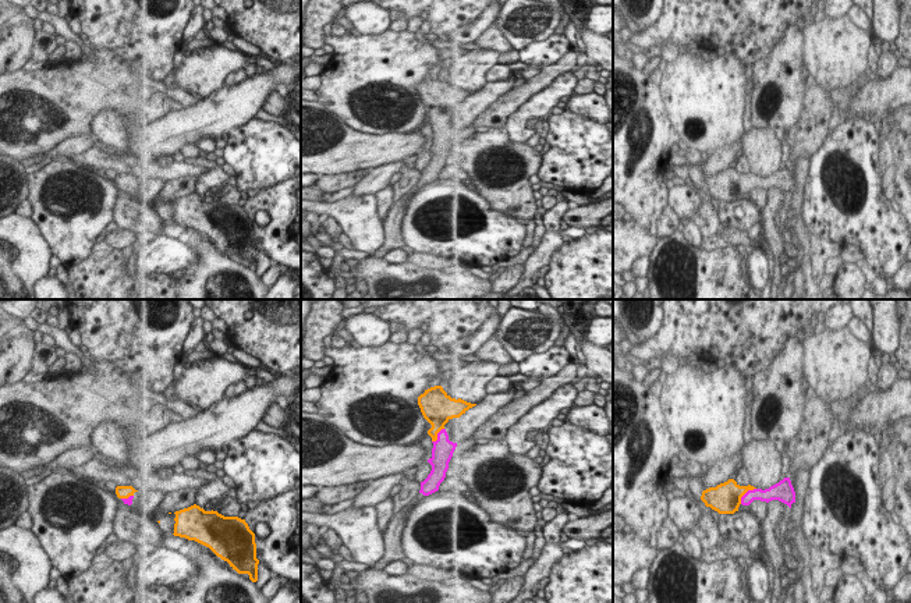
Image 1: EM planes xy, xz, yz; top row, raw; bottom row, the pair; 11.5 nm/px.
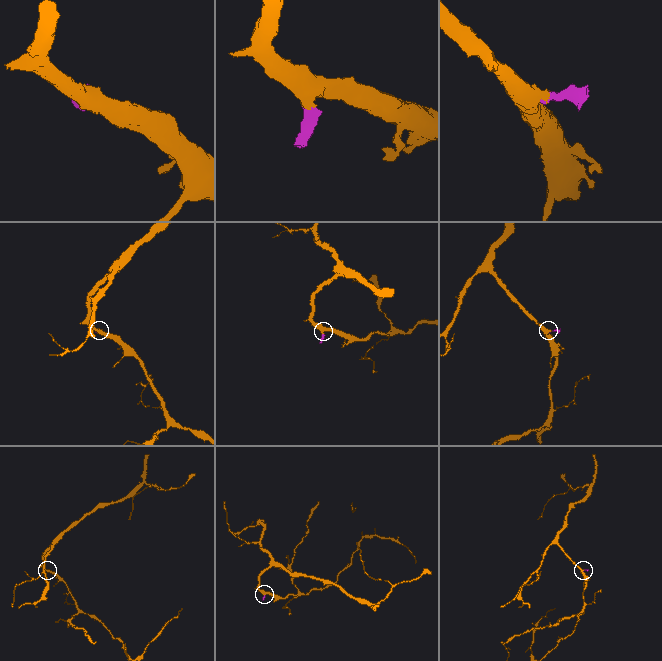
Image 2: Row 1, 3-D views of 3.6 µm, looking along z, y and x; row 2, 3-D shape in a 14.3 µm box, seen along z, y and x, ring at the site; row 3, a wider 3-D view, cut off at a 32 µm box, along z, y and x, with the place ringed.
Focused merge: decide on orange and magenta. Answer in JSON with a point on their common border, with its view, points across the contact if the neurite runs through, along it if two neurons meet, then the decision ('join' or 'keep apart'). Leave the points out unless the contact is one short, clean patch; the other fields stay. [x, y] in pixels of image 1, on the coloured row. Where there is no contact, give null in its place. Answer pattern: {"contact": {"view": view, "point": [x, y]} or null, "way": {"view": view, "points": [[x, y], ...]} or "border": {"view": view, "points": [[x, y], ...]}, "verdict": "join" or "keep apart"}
{"contact": {"view": "yz", "point": [745, 492]}, "way": {"view": "yz", "points": [[726, 497], [745, 492], [766, 495]]}, "verdict": "join"}

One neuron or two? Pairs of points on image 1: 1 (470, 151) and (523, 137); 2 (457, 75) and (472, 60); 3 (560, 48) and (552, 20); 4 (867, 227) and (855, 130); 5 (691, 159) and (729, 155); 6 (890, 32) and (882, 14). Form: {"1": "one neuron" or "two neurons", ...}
{"1": "two neurons", "2": "one neuron", "3": "two neurons", "4": "one neuron", "5": "two neurons", "6": "one neuron"}

